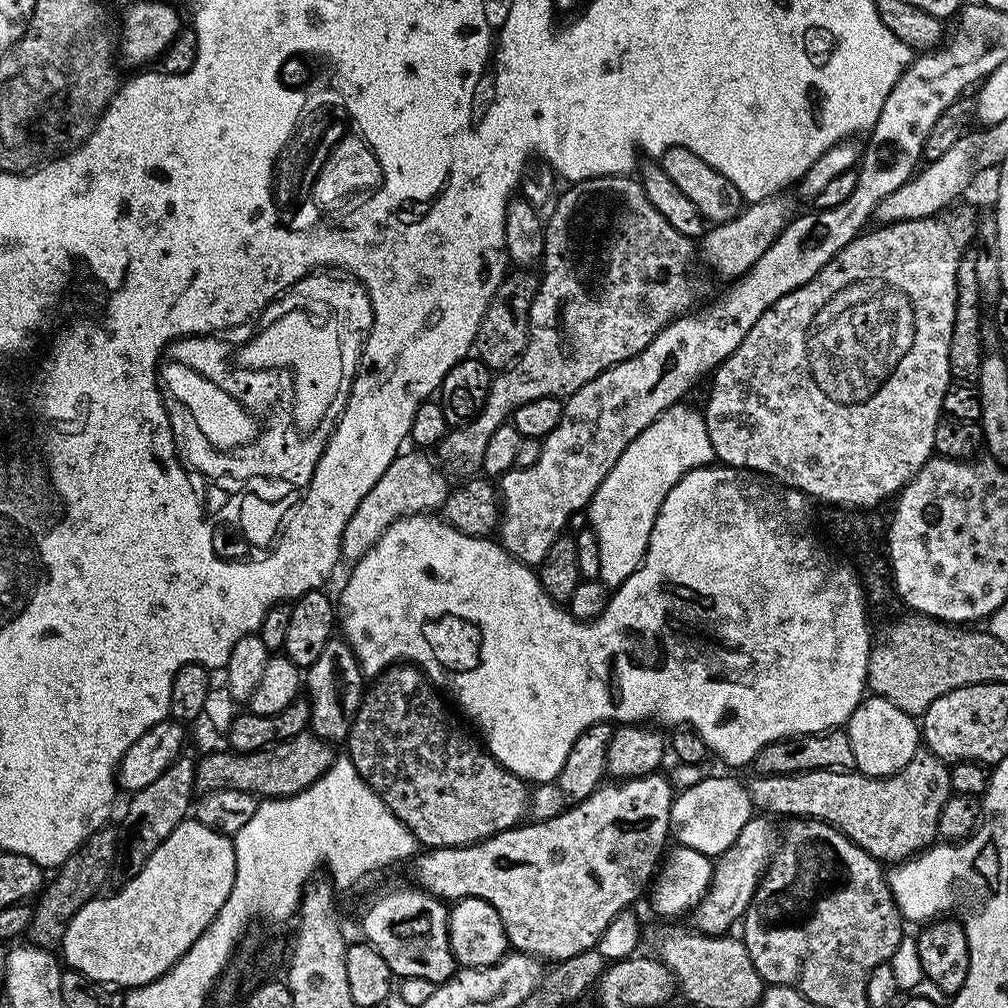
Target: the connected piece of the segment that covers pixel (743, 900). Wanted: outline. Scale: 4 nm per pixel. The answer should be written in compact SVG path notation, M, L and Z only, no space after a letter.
M754 818L742 826L742 834L734 838L734 842L715 861L712 870L712 885L708 887L708 893L696 903L696 907L690 913L691 927L697 932L705 932L707 936L723 936L733 931L732 927L741 923L746 909L754 898L756 888L760 885L764 871L772 863L772 857L776 855L778 847L778 832L772 829L773 821L768 818Z

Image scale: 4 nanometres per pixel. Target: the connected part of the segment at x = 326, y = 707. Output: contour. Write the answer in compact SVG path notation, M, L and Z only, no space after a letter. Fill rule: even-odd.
M329 640L326 650L318 654L318 662L314 662L306 670L306 696L312 706L311 731L329 742L347 741L348 731L356 721L365 691L366 677L361 672L360 663L347 640Z

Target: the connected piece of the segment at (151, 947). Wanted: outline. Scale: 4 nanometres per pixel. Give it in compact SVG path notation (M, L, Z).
M186 818L166 837L162 842L162 846L158 846L158 850L154 850L154 854L150 854L150 858L144 861L142 870L125 880L128 881L125 882L124 888L118 889L113 896L106 897L107 895L105 895L103 898L87 900L70 918L70 922L66 926L66 934L62 945L62 953L64 952L62 960L71 971L80 972L86 978L97 980L103 984L111 984L120 990L131 990L154 982L159 976L170 971L178 962L178 958L182 958L182 954L186 954L186 950L190 950L190 946L194 946L194 942L198 942L198 938L210 926L210 922L216 917L218 910L222 908L222 904L226 902L226 898L230 896L231 888L234 886L235 846L233 837L224 836L218 830L214 830L205 824L200 824L194 818Z

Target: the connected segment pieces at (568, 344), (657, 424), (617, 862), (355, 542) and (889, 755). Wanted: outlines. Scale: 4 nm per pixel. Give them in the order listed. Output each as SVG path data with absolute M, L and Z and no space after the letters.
M625 174L622 176L595 176L589 180L577 180L571 186L568 186L565 192L563 189L555 197L554 203L550 208L552 213L547 213L544 225L544 255L542 257L544 276L542 272L536 286L534 302L530 306L530 314L528 315L528 345L525 346L524 353L516 359L515 364L497 371L493 375L492 385L488 387L488 397L475 420L470 420L463 426L453 427L448 435L440 441L438 445L438 453L440 452L438 464L449 477L472 478L483 469L484 463L482 458L486 455L486 445L490 442L490 434L494 434L494 430L498 430L498 426L505 423L514 410L518 410L526 402L534 402L538 398L546 398L547 396L567 398L574 395L578 390L582 390L582 386L586 386L586 382L598 378L598 374L602 374L606 368L612 368L618 362L626 362L626 358L634 358L634 354L646 350L646 346L650 346L652 339L671 320L685 315L693 307L693 305L691 306L692 299L696 296L695 290L692 289L693 241L689 237L678 234L678 230L674 230L674 226L670 226L670 222L666 222L666 218L662 218L662 214L658 214L658 210L654 210L654 202L650 202L650 198L646 198L646 190L640 184L639 179L633 178L631 180L632 178L631 175Z
M681 402L670 406L626 450L622 450L622 458L614 462L610 474L598 486L598 490L592 495L592 502L586 509L587 523L594 530L598 538L598 554L602 558L602 570L600 579L609 590L615 590L638 570L642 558L648 549L650 534L654 530L654 518L658 518L662 502L666 502L666 494L674 490L674 486L690 470L695 468L707 468L716 460L714 446L710 442L708 427L704 421L703 411L699 407L691 408L688 402Z
M655 771L633 780L608 782L597 788L594 794L590 794L590 798L565 807L563 812L550 817L549 820L536 820L531 822L532 824L524 822L510 830L499 832L498 835L492 836L489 840L483 840L470 846L434 848L425 851L423 853L425 856L417 855L414 860L416 862L415 883L436 899L445 902L455 902L466 898L482 898L486 902L490 902L494 906L494 910L498 910L508 935L508 943L515 951L522 952L526 956L535 956L544 962L559 962L566 958L574 958L574 954L582 954L586 950L595 948L600 941L602 930L606 930L606 926L610 926L612 919L620 912L631 909L632 903L643 892L645 895L646 889L653 883L658 865L670 844L670 810L674 799L673 781L669 777L668 781L666 777L660 775L659 771Z
M420 450L401 451L400 455L386 466L386 474L370 486L370 494L358 502L358 510L350 514L350 522L346 522L346 530L342 530L340 554L345 561L355 562L367 554L370 549L386 534L386 530L395 520L405 516L428 514L433 510L443 509L450 491L450 480L438 467L437 461L431 455Z
M865 695L848 719L846 731L850 738L850 750L854 750L855 771L864 776L882 777L898 774L898 770L902 770L902 766L906 766L906 762L910 762L910 758L914 758L914 754L922 748L922 728L917 717L911 716L906 710L894 706L894 702L881 696Z

